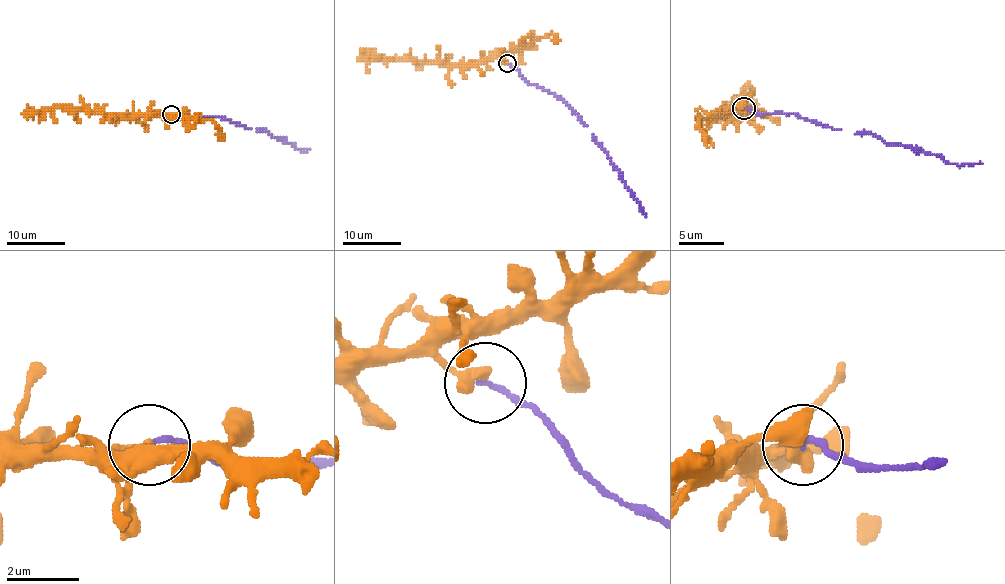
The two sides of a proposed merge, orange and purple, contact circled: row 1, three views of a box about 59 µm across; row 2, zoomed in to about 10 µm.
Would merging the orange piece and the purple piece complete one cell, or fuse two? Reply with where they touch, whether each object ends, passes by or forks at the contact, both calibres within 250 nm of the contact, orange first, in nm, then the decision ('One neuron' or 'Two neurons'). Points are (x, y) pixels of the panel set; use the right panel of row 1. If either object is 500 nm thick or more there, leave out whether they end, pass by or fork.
Place: (743, 108). At the ring orange ends. At the ring purple ends. Thickness 440 nm (orange) against 150 nm. Two neurons

